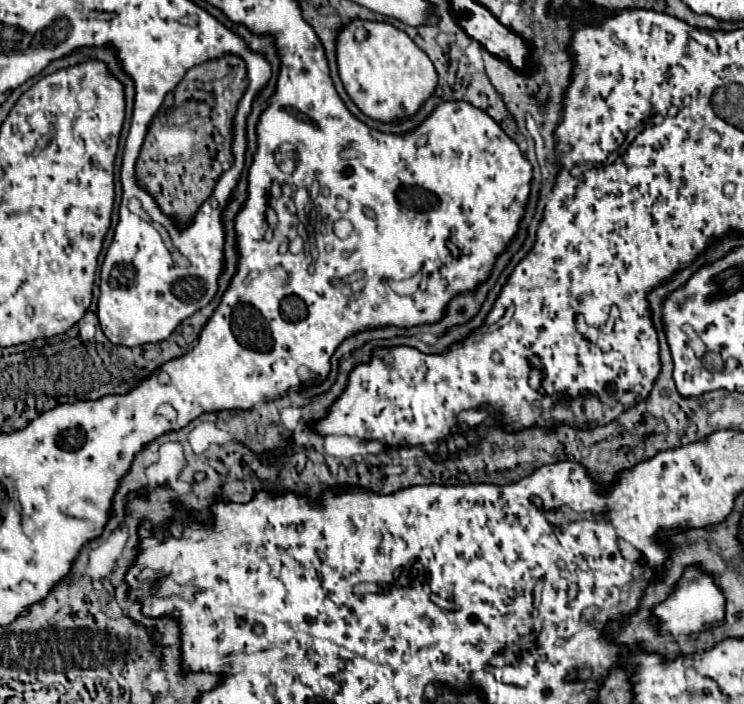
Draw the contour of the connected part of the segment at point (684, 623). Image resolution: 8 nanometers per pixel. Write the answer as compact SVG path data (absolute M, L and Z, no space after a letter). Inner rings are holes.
M687 569L679 581L679 587L669 595L669 599L663 605L659 605L655 609L653 615L661 623L663 633L679 633L681 637L689 637L697 631L719 625L723 621L723 615L725 615L723 605L725 605L723 593L713 583L713 577L705 575L697 569ZM683 605L685 605L685 609L683 609Z

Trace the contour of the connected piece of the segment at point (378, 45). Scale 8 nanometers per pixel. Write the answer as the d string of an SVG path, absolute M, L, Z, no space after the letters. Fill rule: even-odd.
M353 19L353 23L345 25L345 31L341 31L341 35L337 35L337 69L339 69L339 77L343 81L343 87L347 91L347 95L353 99L353 103L371 119L377 121L397 121L397 119L405 119L411 117L421 103L433 93L435 85L437 85L437 71L431 63L431 59L409 39L409 35L405 35L405 31L393 27L387 21L363 21L363 19ZM363 25L367 31L367 39L365 41L357 41L355 39L355 27Z

